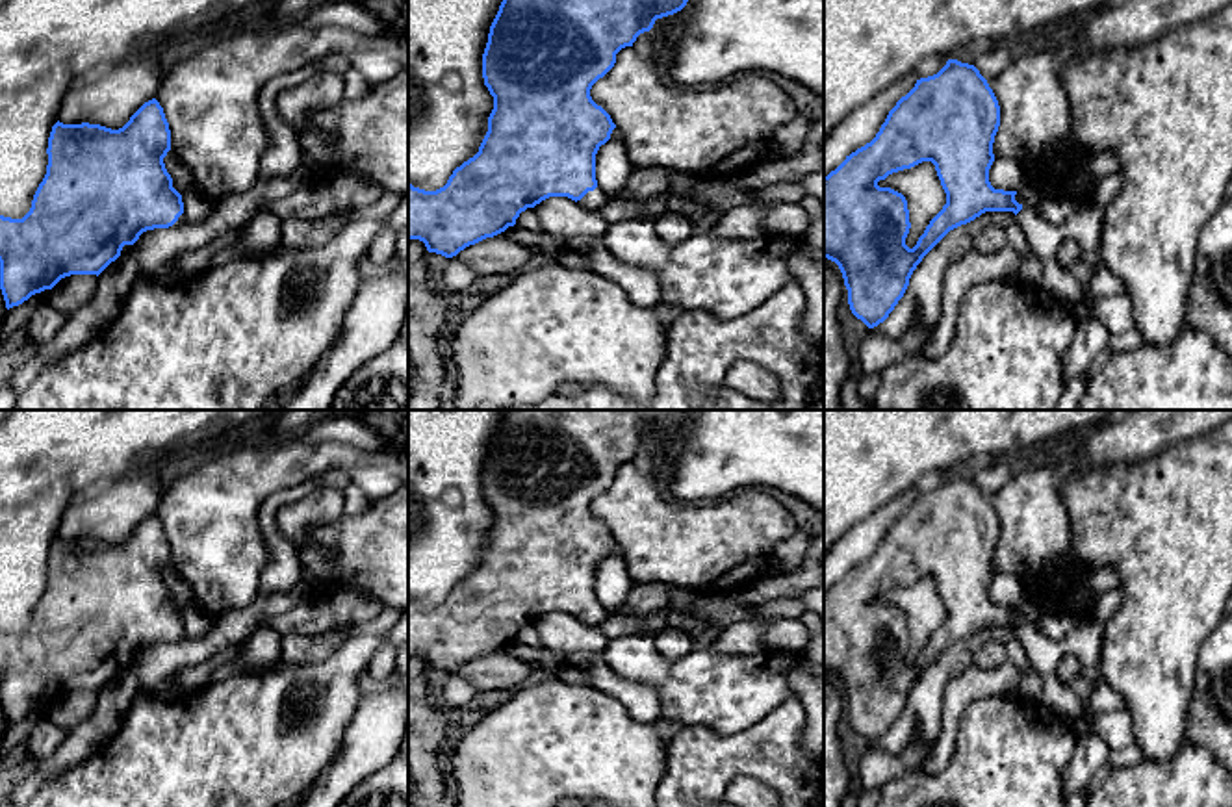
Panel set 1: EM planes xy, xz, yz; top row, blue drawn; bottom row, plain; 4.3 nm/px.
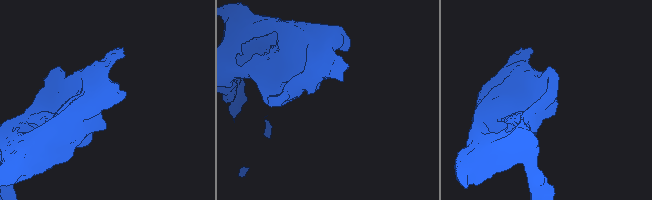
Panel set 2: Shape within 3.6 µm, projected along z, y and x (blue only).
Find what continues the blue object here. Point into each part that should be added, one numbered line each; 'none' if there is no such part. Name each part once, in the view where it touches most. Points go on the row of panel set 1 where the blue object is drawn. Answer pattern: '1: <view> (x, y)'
1: xz (594, 201)

